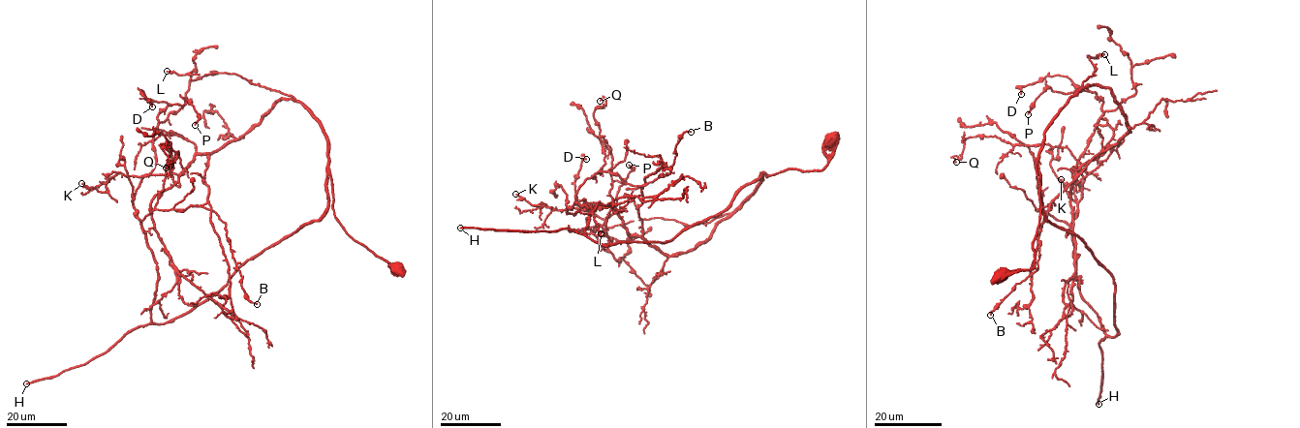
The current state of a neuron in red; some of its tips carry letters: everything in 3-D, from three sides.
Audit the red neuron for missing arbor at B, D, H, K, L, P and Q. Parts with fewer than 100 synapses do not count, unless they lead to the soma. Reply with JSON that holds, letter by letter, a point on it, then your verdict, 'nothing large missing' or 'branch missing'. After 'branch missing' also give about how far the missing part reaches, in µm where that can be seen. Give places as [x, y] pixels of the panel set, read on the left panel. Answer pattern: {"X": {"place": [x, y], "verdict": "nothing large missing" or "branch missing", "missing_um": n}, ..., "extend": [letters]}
{"B": {"place": [257, 304], "verdict": "nothing large missing"}, "D": {"place": [152, 106], "verdict": "nothing large missing"}, "H": {"place": [26, 383], "verdict": "branch missing", "missing_um": 180}, "K": {"place": [81, 183], "verdict": "nothing large missing"}, "L": {"place": [167, 71], "verdict": "nothing large missing"}, "P": {"place": [195, 125], "verdict": "nothing large missing"}, "Q": {"place": [166, 168], "verdict": "nothing large missing"}, "extend": ["H"]}

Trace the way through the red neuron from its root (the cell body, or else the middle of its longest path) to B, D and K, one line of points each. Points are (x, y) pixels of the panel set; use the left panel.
B: (395, 266), (335, 216), (322, 126), (298, 101), (281, 99), (212, 152), (204, 173), (241, 288), (257, 304)
D: (395, 266), (335, 216), (328, 140), (298, 101), (178, 175), (150, 173), (170, 105), (141, 90), (152, 106)
K: (395, 266), (335, 216), (327, 138), (292, 99), (178, 175), (112, 172), (107, 193), (81, 183)

